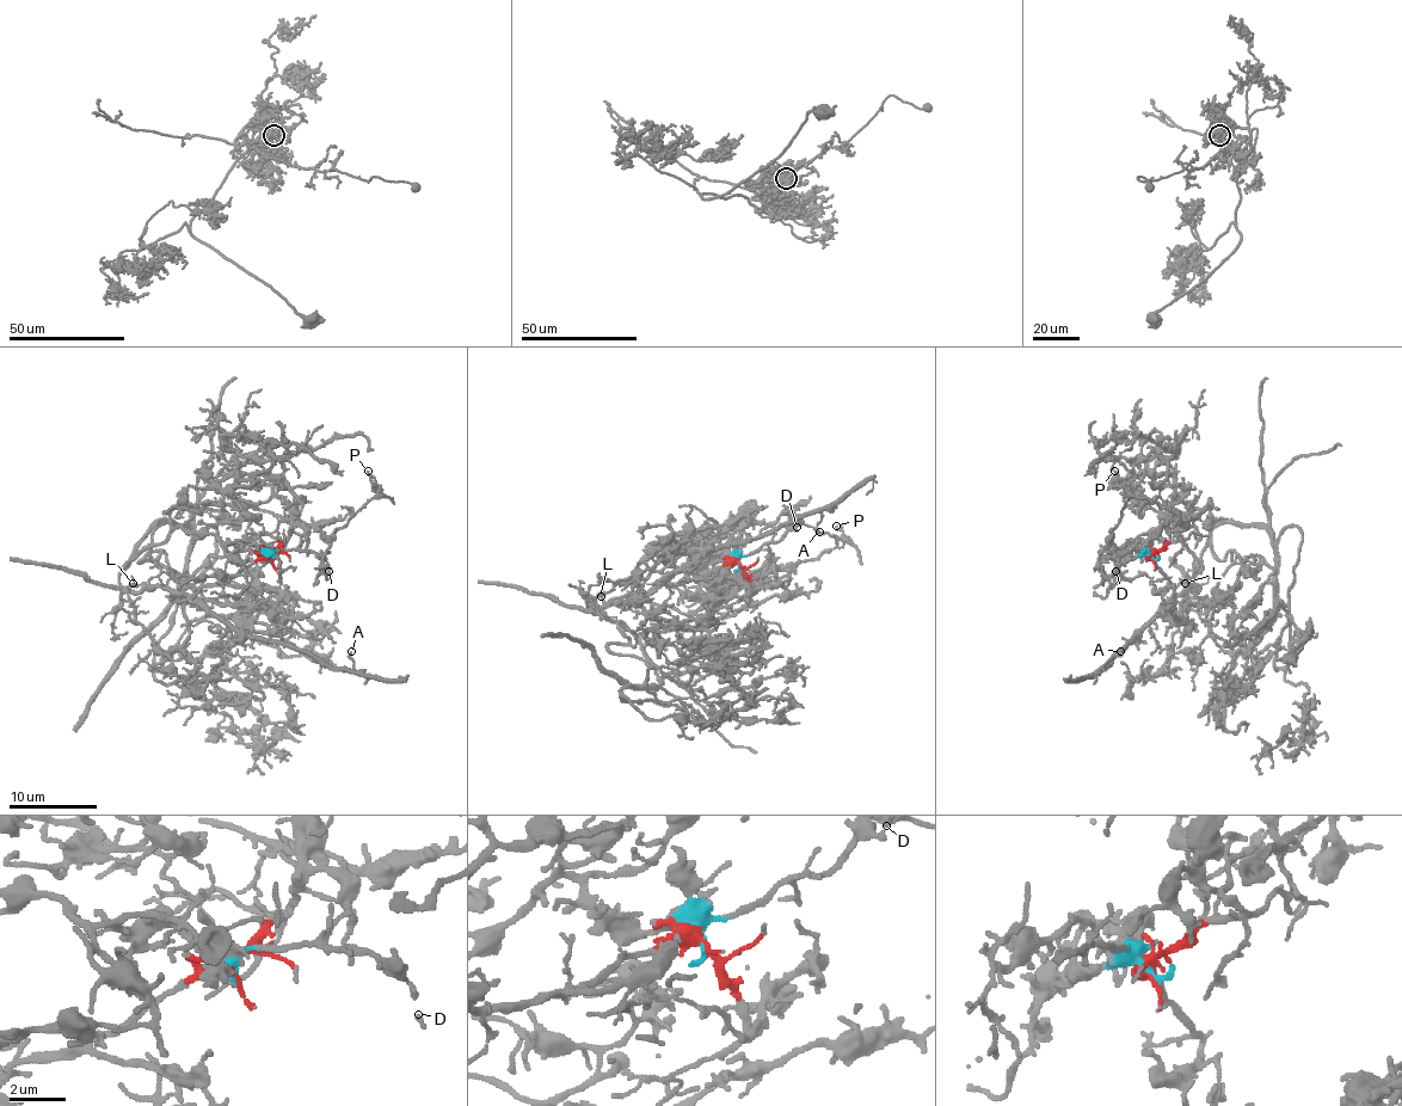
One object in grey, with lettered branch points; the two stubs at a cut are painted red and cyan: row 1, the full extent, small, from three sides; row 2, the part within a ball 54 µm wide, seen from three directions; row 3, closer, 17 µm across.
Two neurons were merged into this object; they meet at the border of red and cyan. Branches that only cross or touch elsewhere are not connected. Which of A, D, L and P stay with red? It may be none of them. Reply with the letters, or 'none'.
A, L

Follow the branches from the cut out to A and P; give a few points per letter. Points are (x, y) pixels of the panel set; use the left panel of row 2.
A: (271, 554), (202, 585), (196, 594), (233, 627), (288, 643), (330, 667), (350, 669), (350, 651)
P: (269, 557), (288, 550), (321, 554), (334, 532), (374, 495), (368, 471)

